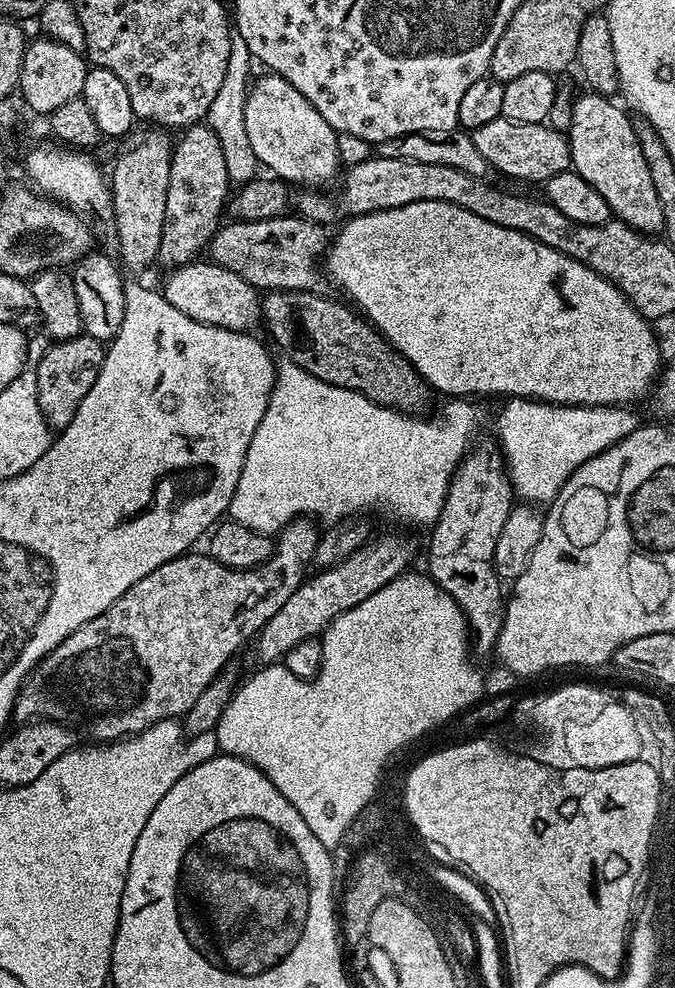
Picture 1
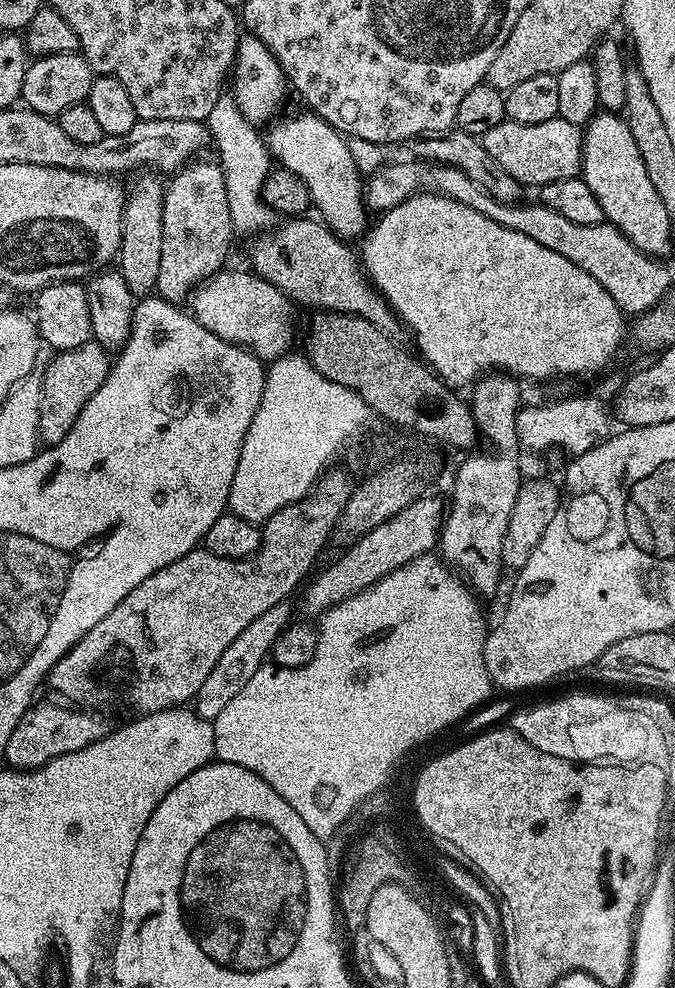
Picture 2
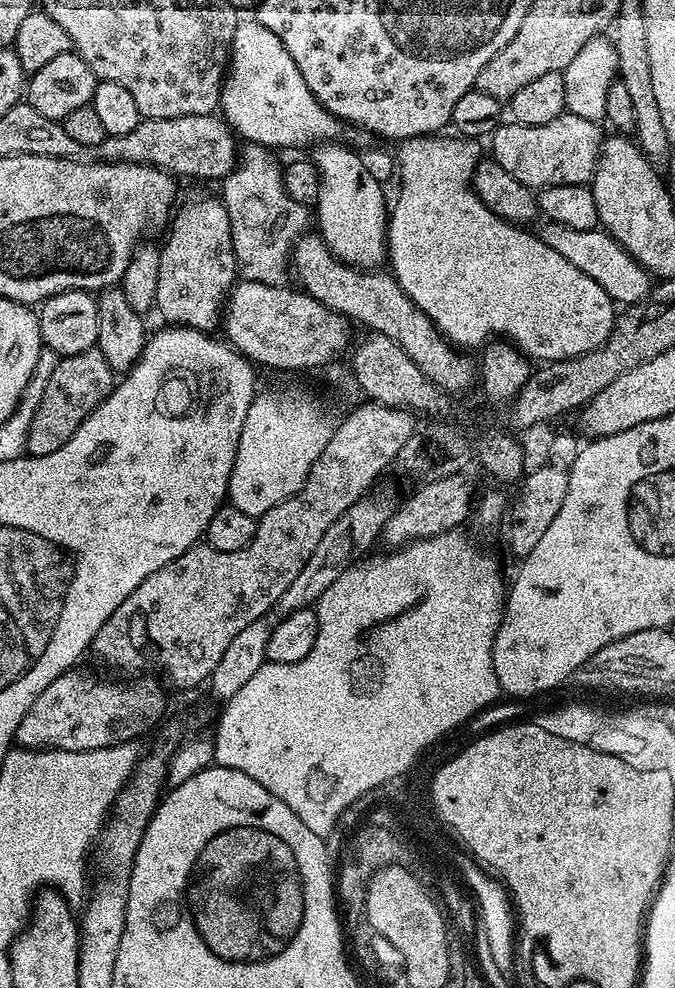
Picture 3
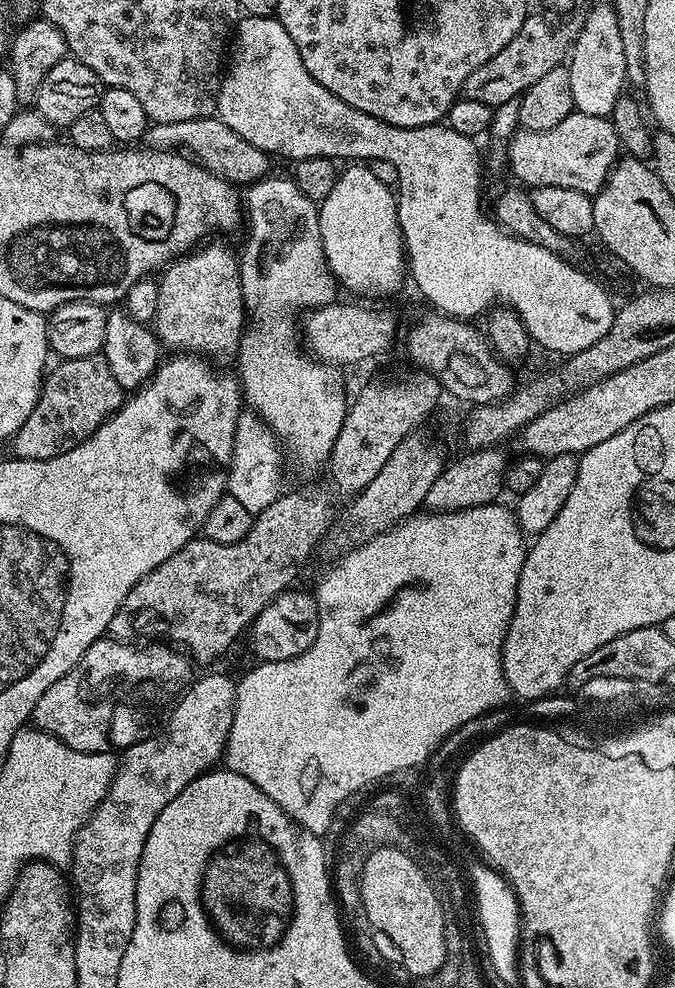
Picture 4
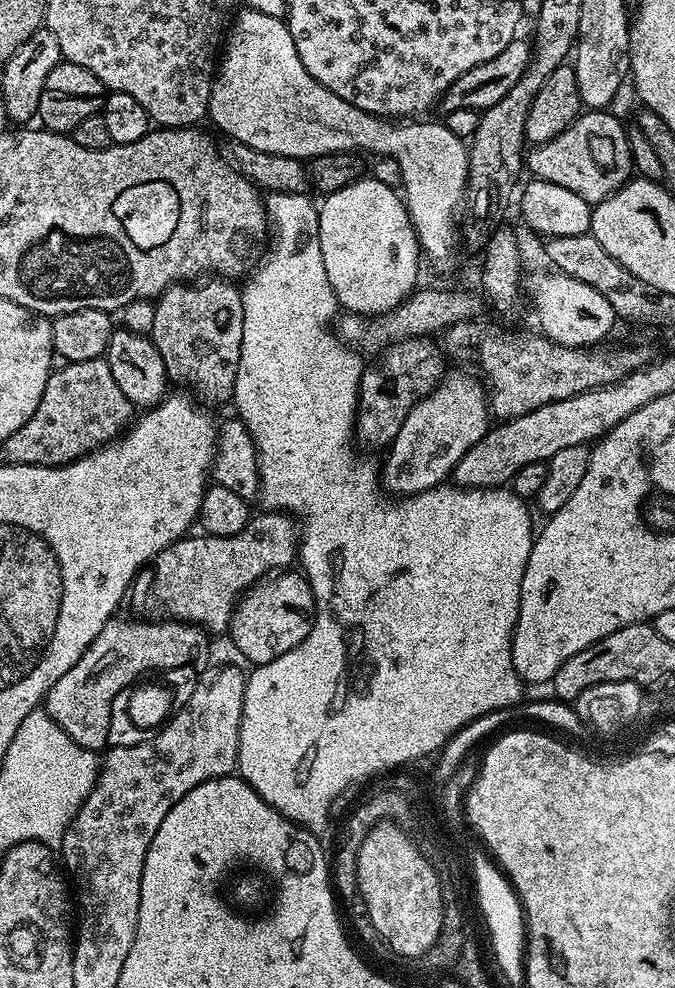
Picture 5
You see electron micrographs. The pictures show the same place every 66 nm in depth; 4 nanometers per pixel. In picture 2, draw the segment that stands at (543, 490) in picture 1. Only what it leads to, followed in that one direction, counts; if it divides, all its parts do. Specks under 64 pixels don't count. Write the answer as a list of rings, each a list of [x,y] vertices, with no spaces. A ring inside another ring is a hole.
[[[570,396],[566,400],[540,404],[537,408],[524,406],[516,415],[516,432],[525,449],[533,448],[536,452],[544,452],[547,448],[565,448],[569,457],[575,458],[613,435],[614,416],[609,409],[608,412],[596,396]]]

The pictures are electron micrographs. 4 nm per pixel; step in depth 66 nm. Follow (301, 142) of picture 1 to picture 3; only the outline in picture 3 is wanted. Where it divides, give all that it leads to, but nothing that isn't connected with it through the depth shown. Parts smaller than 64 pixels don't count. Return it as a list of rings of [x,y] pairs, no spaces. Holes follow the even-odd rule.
[[[325,142],[315,149],[316,152],[310,156],[314,165],[316,175],[320,181],[320,195],[316,197],[314,205],[314,216],[320,219],[319,235],[324,237],[328,249],[336,259],[344,264],[353,265],[361,270],[372,270],[386,260],[386,237],[388,235],[389,209],[384,208],[385,189],[377,180],[362,167],[360,152],[351,152],[348,148],[336,144],[340,142]]]

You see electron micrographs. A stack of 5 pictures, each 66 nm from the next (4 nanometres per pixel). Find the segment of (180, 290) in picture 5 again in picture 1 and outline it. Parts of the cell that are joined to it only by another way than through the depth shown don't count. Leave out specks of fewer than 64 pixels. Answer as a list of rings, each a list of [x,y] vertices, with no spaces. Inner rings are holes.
[[[207,123],[189,124],[187,128],[179,133],[180,141],[175,141],[172,149],[172,165],[170,166],[170,186],[166,186],[166,218],[162,226],[162,246],[160,247],[159,263],[165,264],[165,269],[171,270],[178,268],[182,264],[193,263],[197,259],[199,252],[203,253],[207,249],[208,243],[212,241],[212,235],[222,227],[222,219],[226,212],[226,205],[230,199],[230,181],[228,179],[228,171],[226,170],[226,158],[222,158],[222,142],[218,142],[218,134],[214,134],[214,130],[208,127]]]

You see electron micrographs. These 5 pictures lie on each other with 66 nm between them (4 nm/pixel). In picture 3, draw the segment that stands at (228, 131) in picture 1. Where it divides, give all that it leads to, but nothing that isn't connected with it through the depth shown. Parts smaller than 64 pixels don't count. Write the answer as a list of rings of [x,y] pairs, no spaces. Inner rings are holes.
[[[245,143],[238,156],[239,166],[222,181],[222,187],[224,187],[222,199],[228,207],[228,217],[232,223],[232,241],[239,275],[246,280],[257,280],[263,284],[280,286],[285,283],[284,275],[289,275],[290,257],[296,241],[309,231],[310,208],[307,204],[294,202],[294,198],[286,194],[282,164],[281,161],[276,161],[276,156],[277,153],[271,148]]]

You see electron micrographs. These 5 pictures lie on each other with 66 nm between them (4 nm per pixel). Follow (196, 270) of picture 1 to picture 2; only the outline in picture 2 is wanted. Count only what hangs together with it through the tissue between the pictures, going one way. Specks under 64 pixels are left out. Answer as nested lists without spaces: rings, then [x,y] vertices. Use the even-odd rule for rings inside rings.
[[[230,268],[216,272],[193,287],[190,293],[191,315],[206,326],[206,330],[218,334],[218,338],[248,349],[259,360],[277,360],[291,349],[288,347],[292,344],[293,301],[278,290],[278,286],[266,282],[255,272]]]

